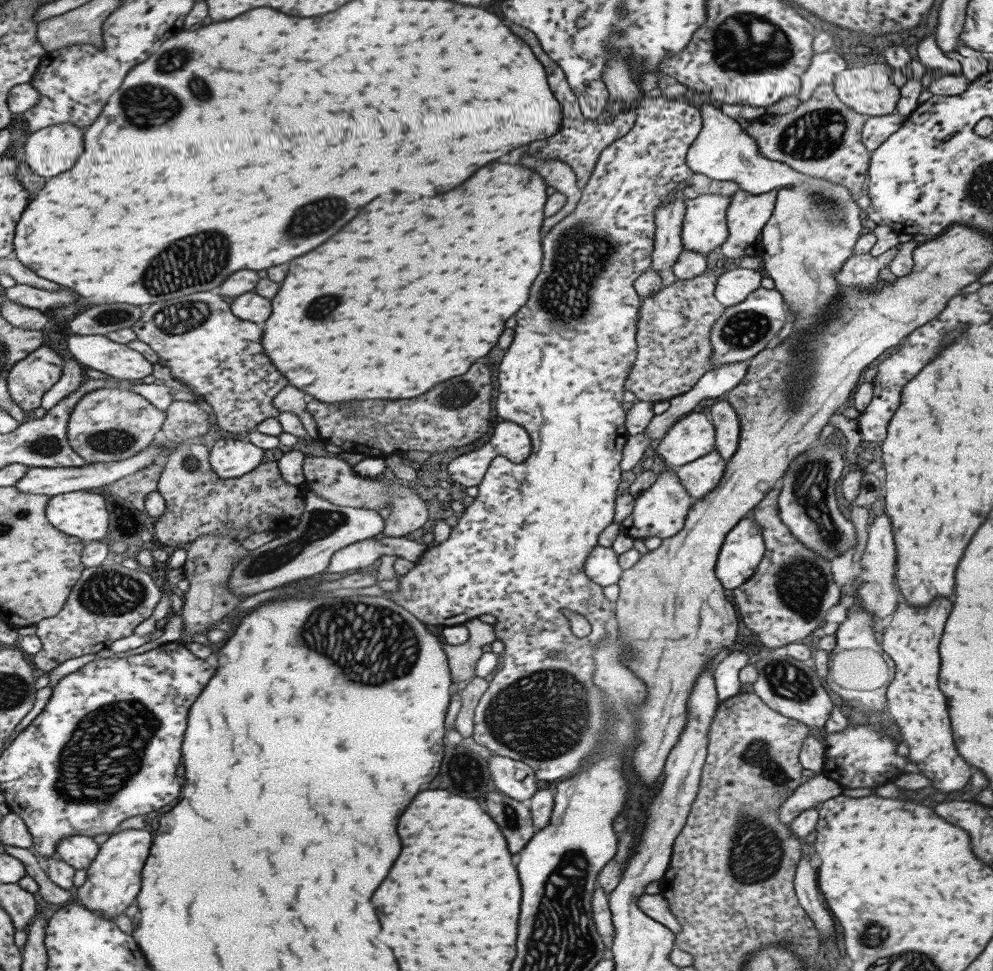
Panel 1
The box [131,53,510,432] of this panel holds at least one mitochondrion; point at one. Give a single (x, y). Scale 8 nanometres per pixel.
(197, 259)

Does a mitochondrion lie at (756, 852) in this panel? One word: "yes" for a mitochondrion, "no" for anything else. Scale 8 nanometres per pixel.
yes

